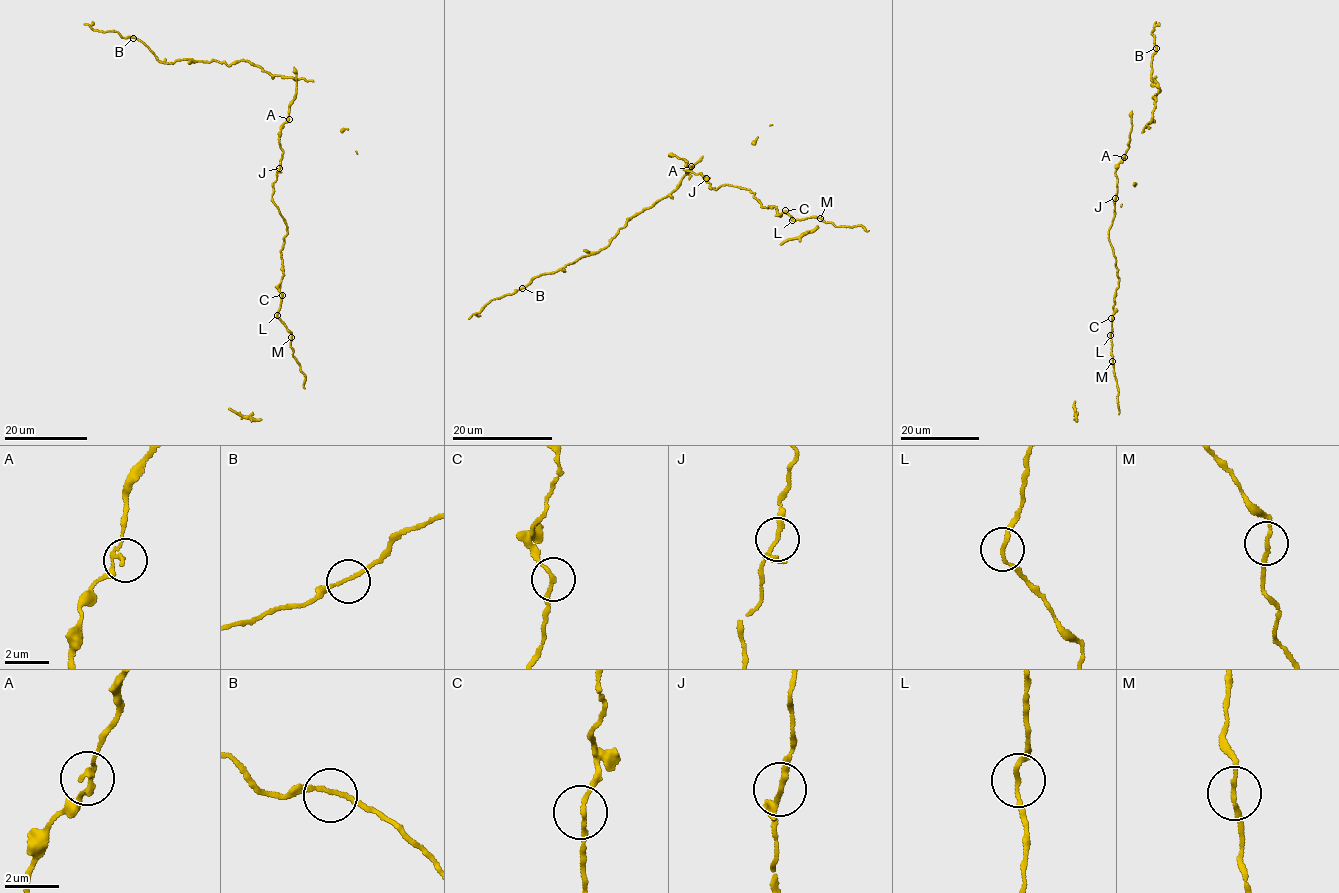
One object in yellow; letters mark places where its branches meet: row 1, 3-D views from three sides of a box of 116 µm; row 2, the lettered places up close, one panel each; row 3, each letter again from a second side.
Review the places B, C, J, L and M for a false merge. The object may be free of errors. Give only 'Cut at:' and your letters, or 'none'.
Cut at: none

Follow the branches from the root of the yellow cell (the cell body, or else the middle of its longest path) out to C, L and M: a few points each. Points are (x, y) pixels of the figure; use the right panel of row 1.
C: (1115, 200), (1114, 217), (1108, 234), (1118, 278), (1111, 318)
L: (1115, 200), (1114, 217), (1108, 236), (1116, 258), (1118, 284), (1110, 335)
M: (1115, 200), (1114, 217), (1108, 234), (1118, 278), (1110, 335), (1112, 361)

